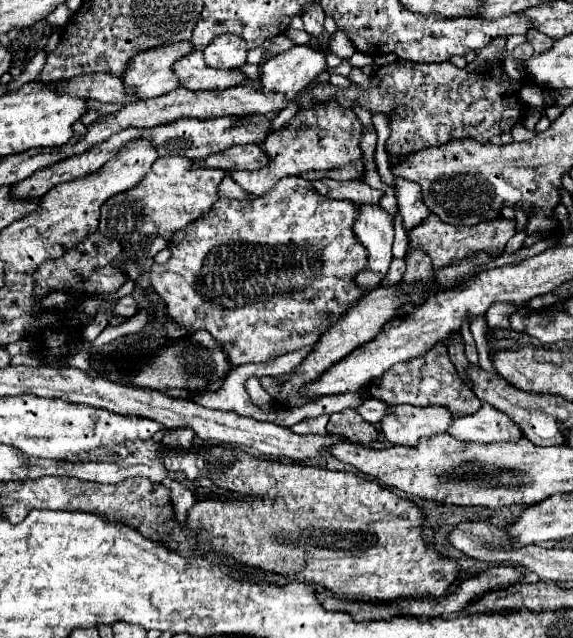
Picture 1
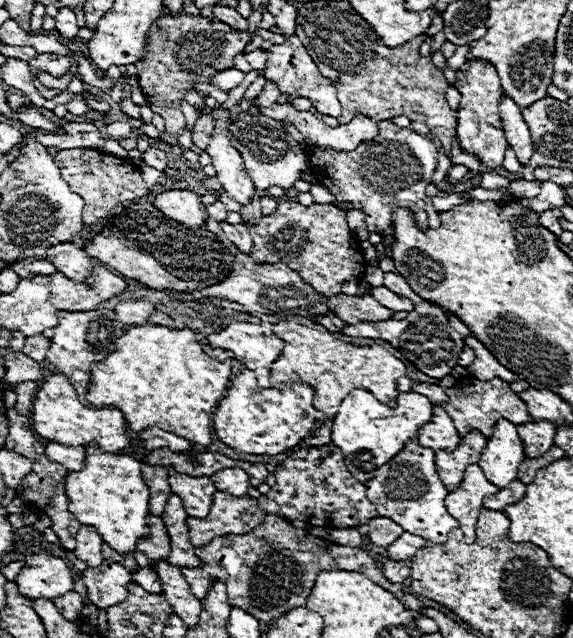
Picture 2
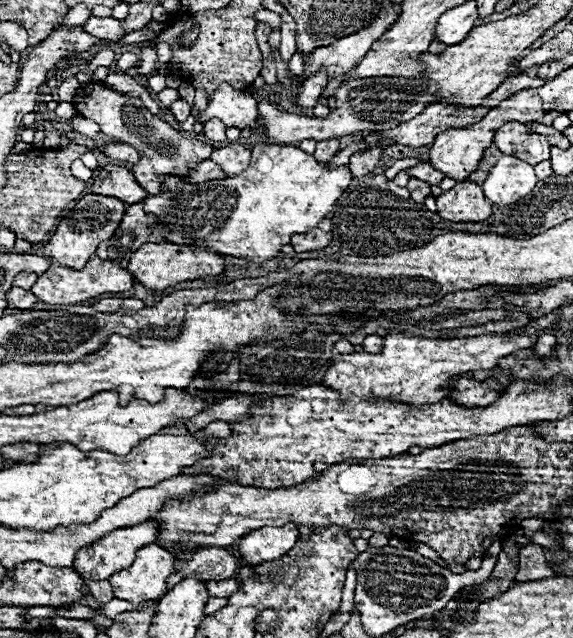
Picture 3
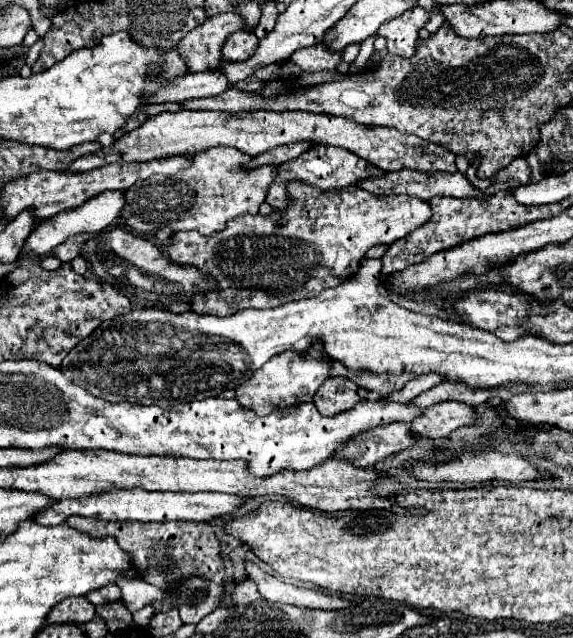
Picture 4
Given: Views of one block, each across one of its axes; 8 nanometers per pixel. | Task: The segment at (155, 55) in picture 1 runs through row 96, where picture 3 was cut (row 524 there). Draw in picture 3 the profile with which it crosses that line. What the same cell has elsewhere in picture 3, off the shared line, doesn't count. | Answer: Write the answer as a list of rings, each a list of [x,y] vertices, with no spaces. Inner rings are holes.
[[[152,520],[142,522],[138,526],[130,526],[130,528],[118,528],[110,534],[106,534],[104,538],[96,540],[94,544],[82,548],[76,554],[74,568],[88,580],[108,580],[114,572],[118,572],[122,568],[128,568],[134,562],[134,556],[136,556],[138,548],[142,548],[146,544],[152,544],[154,540],[156,540],[156,522],[152,522]]]

